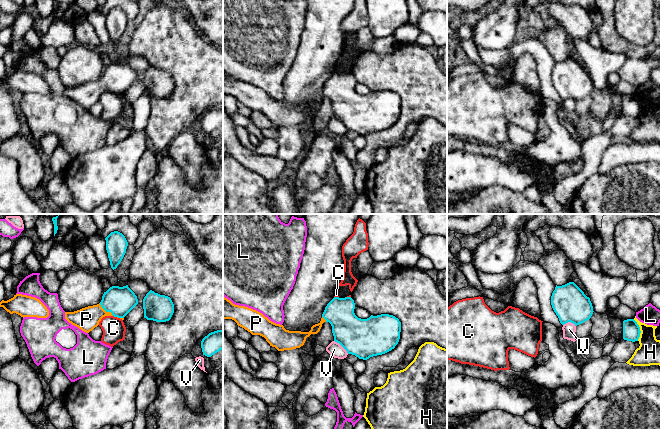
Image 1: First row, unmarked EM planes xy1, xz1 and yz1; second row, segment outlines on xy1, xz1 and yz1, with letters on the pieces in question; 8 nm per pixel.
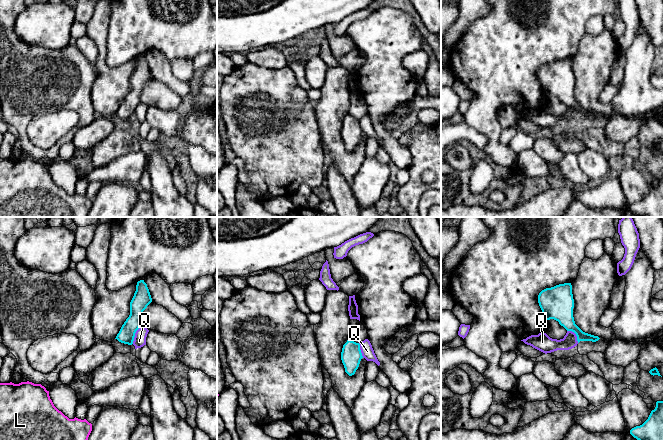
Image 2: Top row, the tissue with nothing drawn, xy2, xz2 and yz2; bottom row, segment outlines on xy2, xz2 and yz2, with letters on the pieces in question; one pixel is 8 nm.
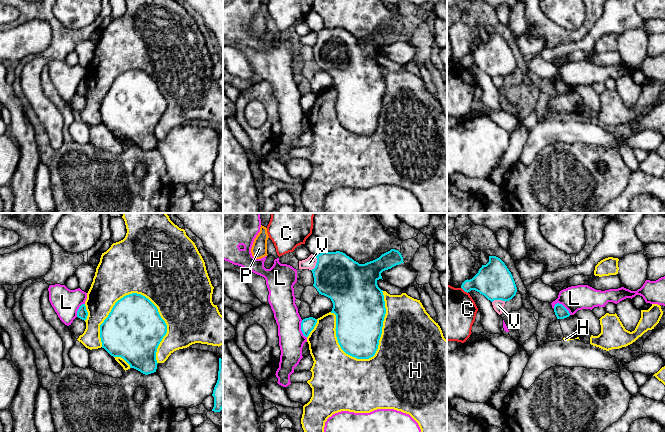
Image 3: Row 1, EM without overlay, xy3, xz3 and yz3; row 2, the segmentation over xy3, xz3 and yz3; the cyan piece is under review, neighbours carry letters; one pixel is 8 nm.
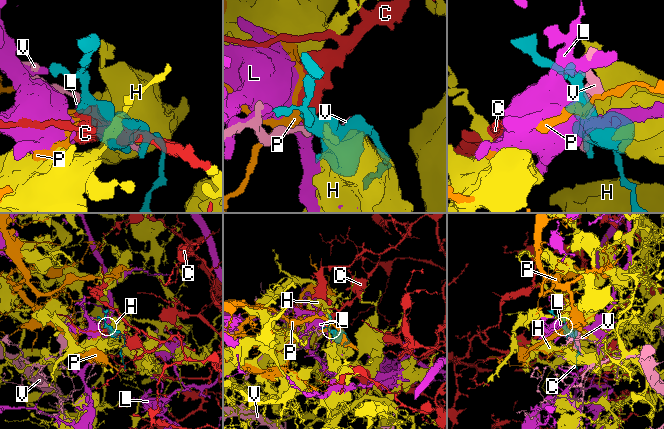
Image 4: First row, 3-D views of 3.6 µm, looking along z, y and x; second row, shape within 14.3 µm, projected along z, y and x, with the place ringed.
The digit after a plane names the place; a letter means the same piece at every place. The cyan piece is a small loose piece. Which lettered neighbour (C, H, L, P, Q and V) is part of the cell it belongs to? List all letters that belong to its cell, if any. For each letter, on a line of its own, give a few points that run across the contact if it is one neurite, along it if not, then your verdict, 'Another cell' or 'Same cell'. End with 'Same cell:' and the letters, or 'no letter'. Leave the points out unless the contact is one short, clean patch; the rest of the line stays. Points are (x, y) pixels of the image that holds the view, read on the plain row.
C: Line: yz3 (461, 63), (467, 69). Another cell
H: Another cell
L: Another cell
P: Line: xy1 (119, 77), (116, 77), (106, 87), (98, 87), (86, 95). Same cell
Q: Line: xy2 (139, 102), (132, 119). Another cell
V: Another cell
Same cell: P

